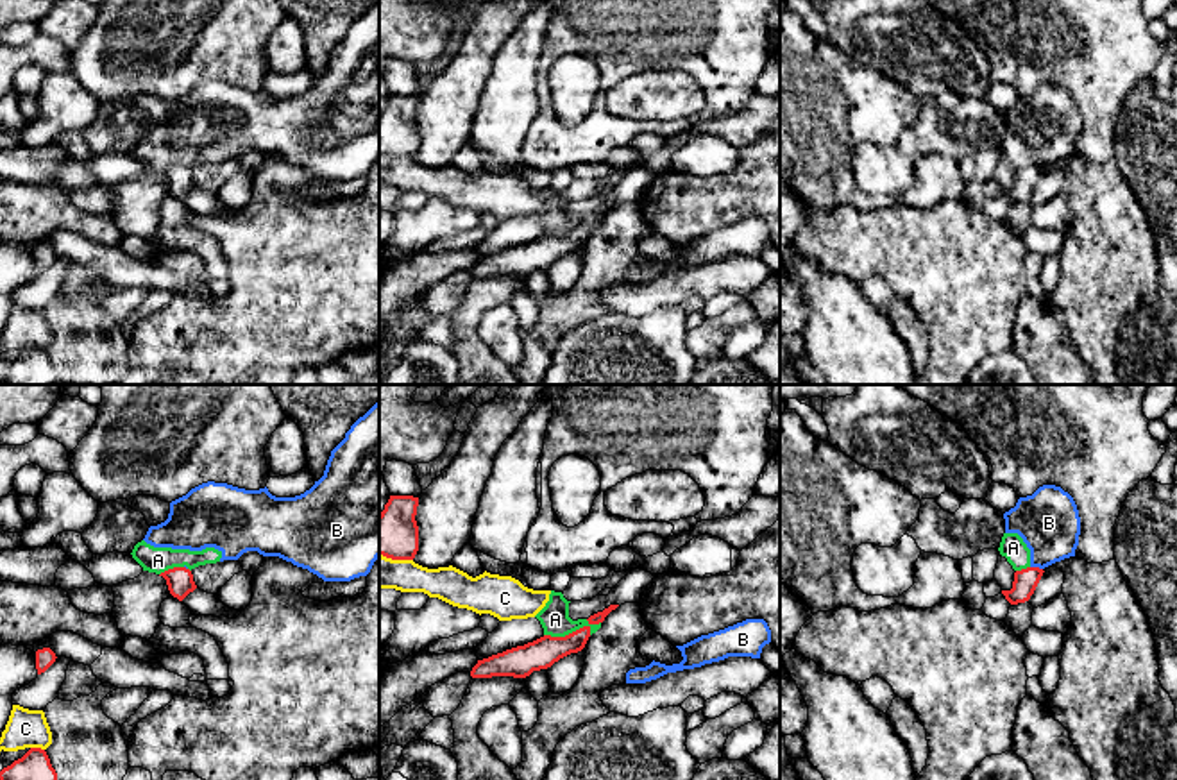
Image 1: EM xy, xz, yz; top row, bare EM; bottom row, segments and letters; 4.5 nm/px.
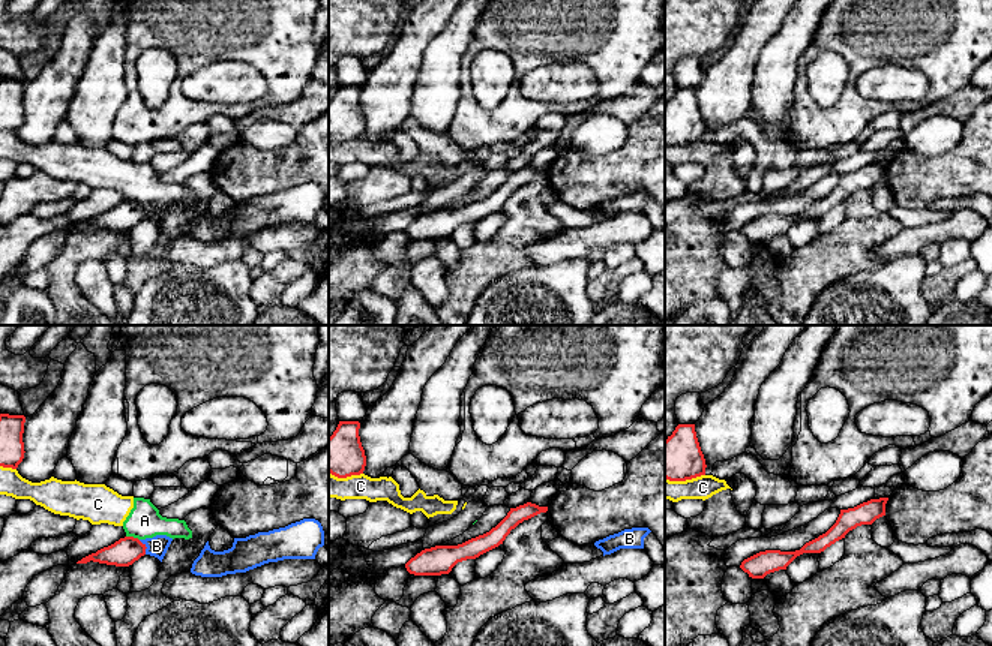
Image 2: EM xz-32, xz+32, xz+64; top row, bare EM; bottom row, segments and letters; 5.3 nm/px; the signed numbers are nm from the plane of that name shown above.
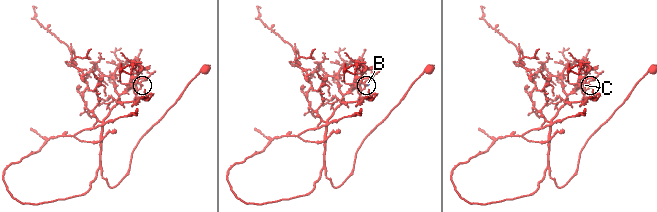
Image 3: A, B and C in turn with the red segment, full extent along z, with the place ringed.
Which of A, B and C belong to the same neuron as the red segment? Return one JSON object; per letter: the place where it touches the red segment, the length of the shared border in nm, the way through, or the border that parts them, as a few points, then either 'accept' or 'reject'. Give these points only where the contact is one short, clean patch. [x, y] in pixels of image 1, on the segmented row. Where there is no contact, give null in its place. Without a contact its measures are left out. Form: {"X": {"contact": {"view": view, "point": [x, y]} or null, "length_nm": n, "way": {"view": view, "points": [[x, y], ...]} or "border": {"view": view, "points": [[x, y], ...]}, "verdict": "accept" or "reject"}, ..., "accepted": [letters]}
{"A": {"contact": {"view": "xz", "point": [573, 632]}, "length_nm": 260, "border": {"view": "xz", "points": [[600, 621], [564, 635], [544, 635]]}, "verdict": "reject"}, "B": {"contact": {"view": "yz", "point": [1036, 568]}, "length_nm": 60, "border": {"view": "yz", "points": [[1031, 566], [1041, 569]]}, "verdict": "reject"}, "C": {"contact": {"view": "xy", "point": [38, 748]}, "length_nm": 70, "verdict": "reject"}, "accepted": []}

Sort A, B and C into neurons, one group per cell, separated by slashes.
A B C

